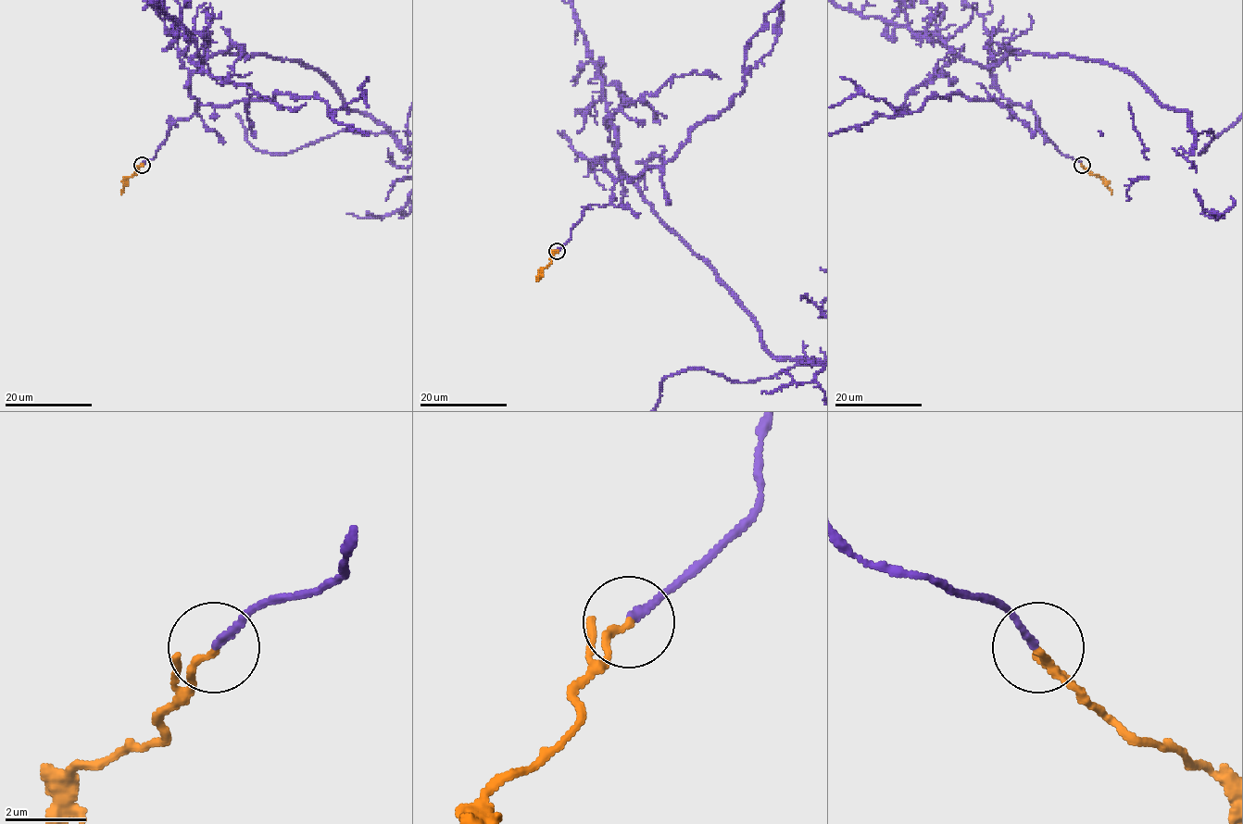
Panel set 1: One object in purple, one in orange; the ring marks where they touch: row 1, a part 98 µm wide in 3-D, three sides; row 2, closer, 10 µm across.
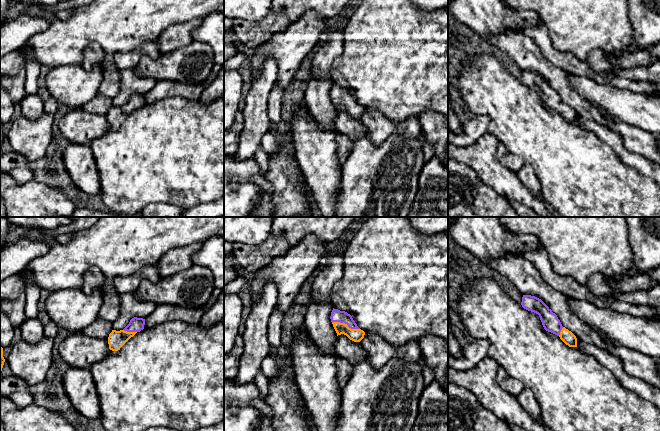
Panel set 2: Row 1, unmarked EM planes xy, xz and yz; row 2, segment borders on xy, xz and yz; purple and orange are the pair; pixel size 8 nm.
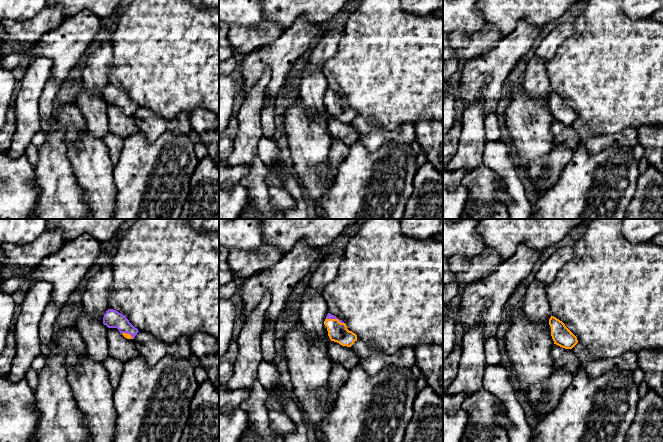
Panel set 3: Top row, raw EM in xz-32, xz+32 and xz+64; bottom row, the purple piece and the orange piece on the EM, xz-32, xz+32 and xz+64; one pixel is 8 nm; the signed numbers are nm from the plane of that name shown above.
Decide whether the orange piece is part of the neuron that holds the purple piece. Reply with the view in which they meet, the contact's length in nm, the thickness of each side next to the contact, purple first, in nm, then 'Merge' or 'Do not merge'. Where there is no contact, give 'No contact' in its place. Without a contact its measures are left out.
Touches purple in xz. Shared border 240 nm. Thickness 100 nm (purple) against 110 nm. Merge

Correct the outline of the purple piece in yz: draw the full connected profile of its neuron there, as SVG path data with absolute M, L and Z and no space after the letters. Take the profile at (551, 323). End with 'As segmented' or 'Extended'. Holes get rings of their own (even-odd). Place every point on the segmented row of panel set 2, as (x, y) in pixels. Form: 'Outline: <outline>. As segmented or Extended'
Outline: M523 295L521 305L524 309L539 315L544 329L560 337L569 347L577 347L576 336L562 326L557 315L539 298Z. Extended

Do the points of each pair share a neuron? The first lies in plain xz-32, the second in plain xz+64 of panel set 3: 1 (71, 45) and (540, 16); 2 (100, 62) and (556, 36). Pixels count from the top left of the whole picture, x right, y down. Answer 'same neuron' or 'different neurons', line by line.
1: different neurons
2: same neuron

